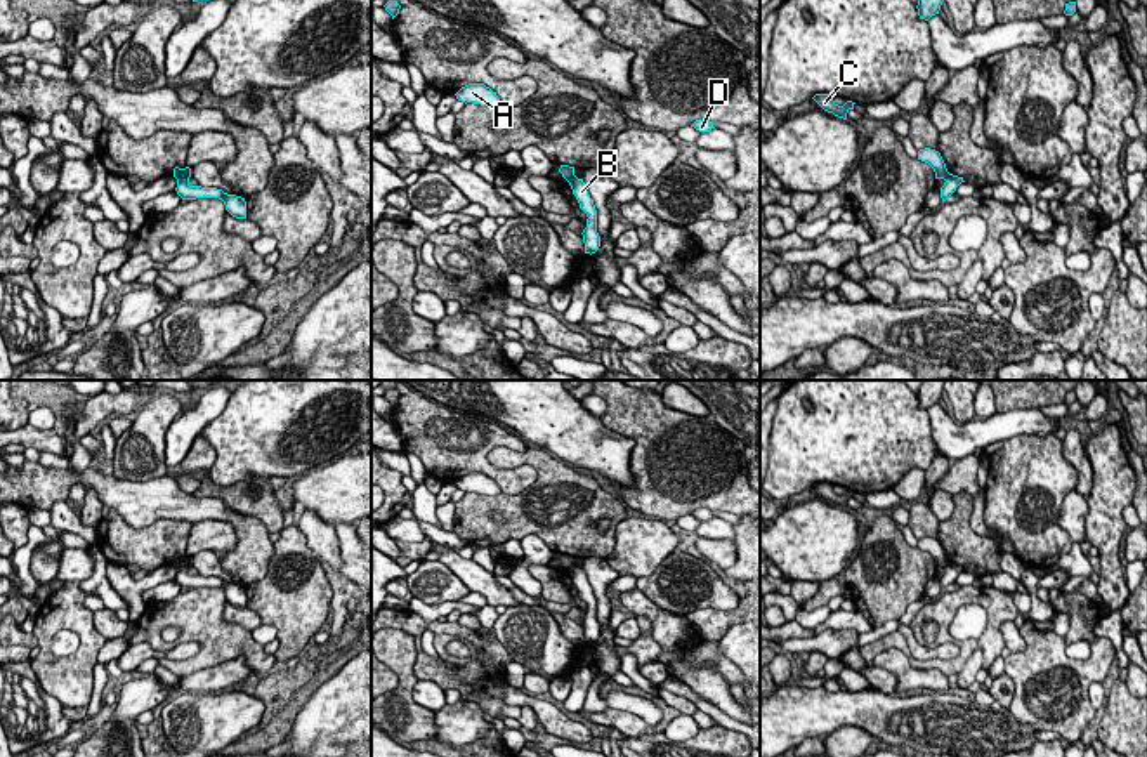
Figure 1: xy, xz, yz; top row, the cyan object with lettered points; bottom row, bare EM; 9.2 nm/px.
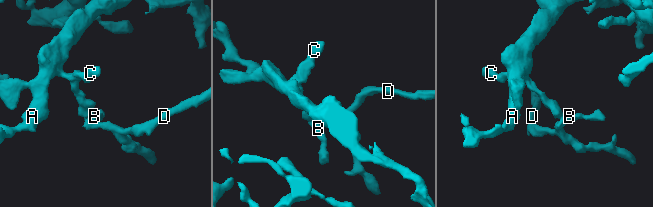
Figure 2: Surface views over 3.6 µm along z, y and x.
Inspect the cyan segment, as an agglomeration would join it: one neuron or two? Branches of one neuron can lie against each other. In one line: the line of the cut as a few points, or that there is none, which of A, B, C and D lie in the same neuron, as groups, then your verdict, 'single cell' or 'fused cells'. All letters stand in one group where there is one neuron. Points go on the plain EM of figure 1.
yz (950, 563), (944, 568) | A C / B D | fused cells

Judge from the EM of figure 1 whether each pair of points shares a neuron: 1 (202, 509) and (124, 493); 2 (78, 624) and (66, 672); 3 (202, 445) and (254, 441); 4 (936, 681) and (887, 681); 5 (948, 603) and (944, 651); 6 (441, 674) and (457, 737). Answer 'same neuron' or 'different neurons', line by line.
1: same neuron
2: same neuron
3: different neurons
4: different neurons
5: different neurons
6: different neurons

